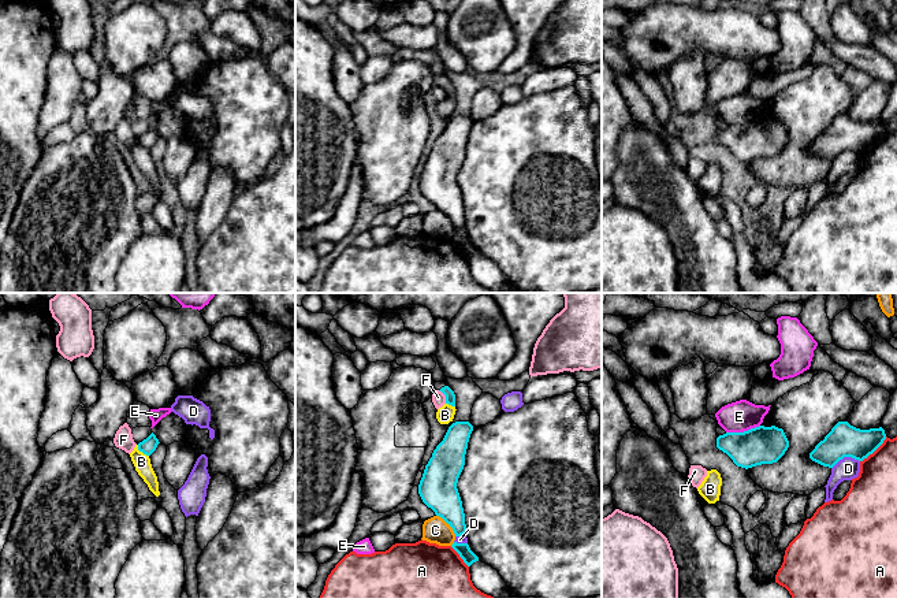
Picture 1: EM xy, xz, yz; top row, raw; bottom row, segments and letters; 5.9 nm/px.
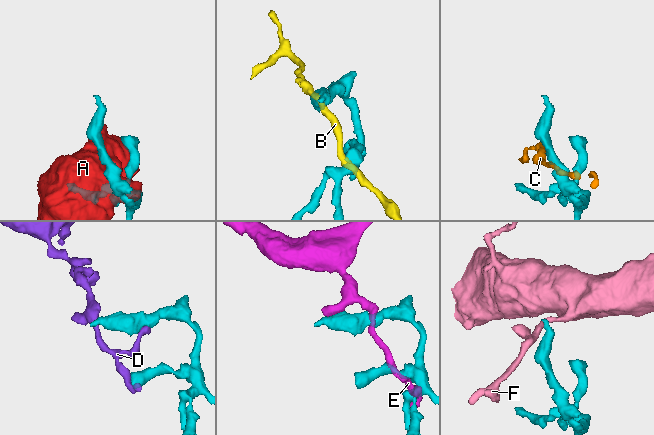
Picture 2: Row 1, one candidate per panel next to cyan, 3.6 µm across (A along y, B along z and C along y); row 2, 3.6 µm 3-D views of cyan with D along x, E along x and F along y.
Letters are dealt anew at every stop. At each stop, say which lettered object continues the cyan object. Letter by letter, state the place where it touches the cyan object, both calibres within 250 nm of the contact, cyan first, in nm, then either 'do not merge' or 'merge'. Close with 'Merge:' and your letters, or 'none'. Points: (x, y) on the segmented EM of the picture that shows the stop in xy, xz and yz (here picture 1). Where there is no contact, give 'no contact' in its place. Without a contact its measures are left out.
A: contact yz (874, 450); calibres 190 and 280 nm; do not merge
B: contact xy (141, 450); calibres 90 and 100 nm; do not merge
C: contact xz (447, 523); calibres 220 and 160 nm; do not merge
D: contact yz (845, 456); calibres 190 and 140 nm; do not merge
E: contact yz (744, 431); calibres 220 and 180 nm; do not merge
F: contact xz (445, 394); calibres 60 and 80 nm; do not merge
Merge: none

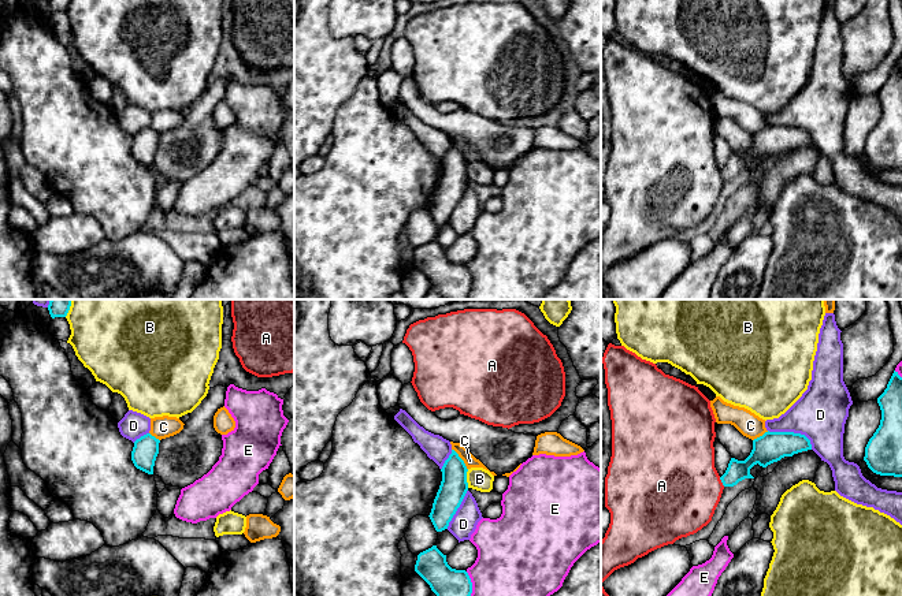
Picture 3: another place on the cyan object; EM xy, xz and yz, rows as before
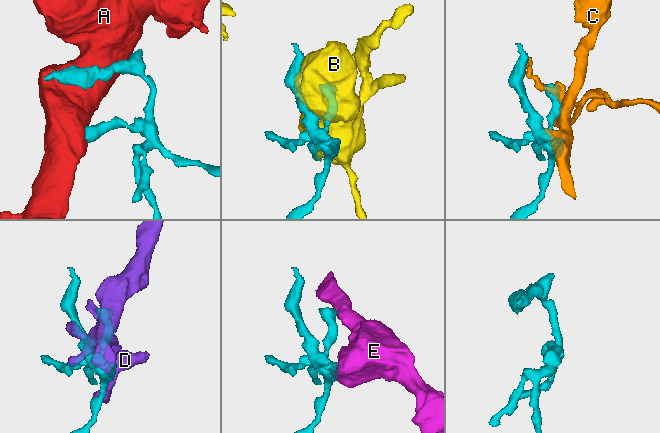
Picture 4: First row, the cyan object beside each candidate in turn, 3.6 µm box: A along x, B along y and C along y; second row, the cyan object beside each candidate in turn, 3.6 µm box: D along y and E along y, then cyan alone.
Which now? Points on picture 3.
A: contact yz (722, 481); calibres 120 and 480 nm; do not merge
B: contact xz (466, 479); calibres 160 and 140 nm; do not merge
C: contact xz (461, 459); calibres 160 and 70 nm; do not merge
D: contact yz (793, 432); calibres 180 and 300 nm; do not merge
E: contact xz (471, 584); calibres 180 and 380 nm; do not merge
Merge: none

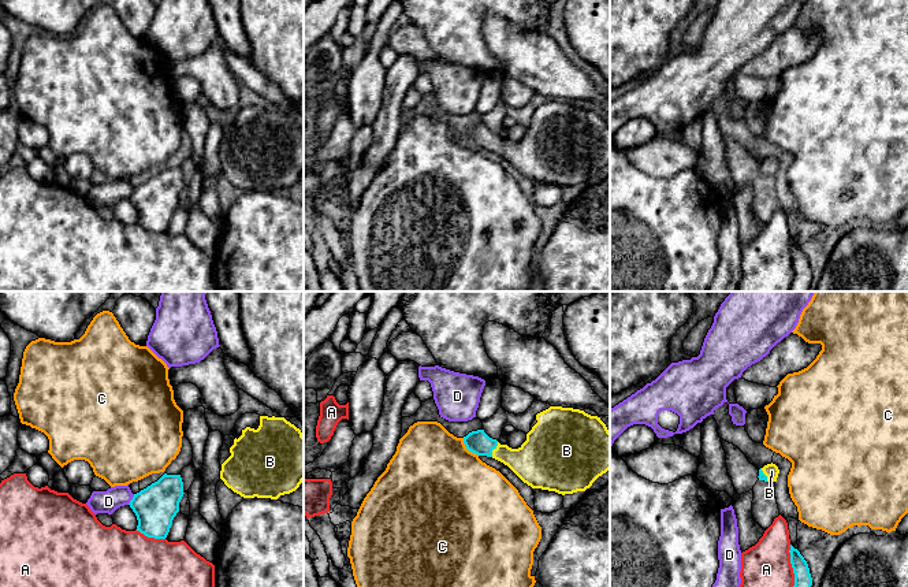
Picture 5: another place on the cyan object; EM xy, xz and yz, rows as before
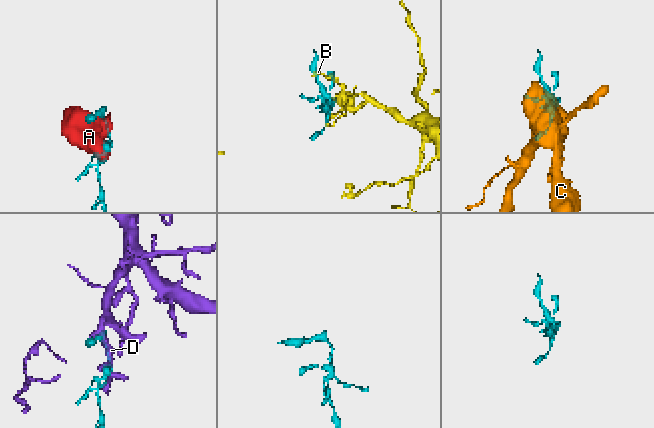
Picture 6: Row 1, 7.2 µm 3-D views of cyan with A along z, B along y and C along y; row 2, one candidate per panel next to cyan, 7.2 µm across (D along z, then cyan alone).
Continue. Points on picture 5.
A: contact yz (792, 565); calibres 100 and 280 nm; do not merge
B: contact xz (494, 448); calibres 140 and 240 nm; merge
C: contact xz (468, 449); calibres 140 and 500 nm; do not merge
D: contact xy (131, 500); calibres 260 and 130 nm; do not merge
Merge: B

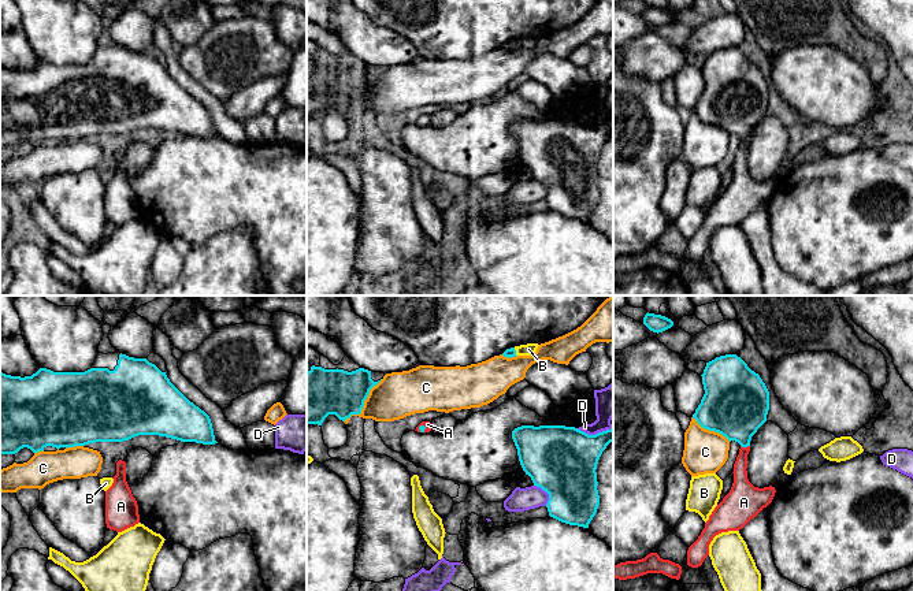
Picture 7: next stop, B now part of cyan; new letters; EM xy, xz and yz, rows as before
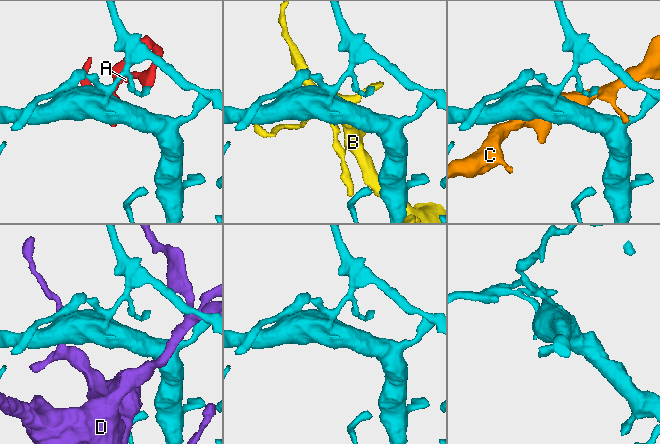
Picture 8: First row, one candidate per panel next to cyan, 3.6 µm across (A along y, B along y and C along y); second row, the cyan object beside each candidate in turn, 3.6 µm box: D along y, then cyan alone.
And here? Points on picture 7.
A: contact yz (745, 446); calibres 380 and 120 nm; merge
B: contact xz (515, 352); calibres 50 and 70 nm; do not merge
C: contact xz (363, 404); calibres 280 and 280 nm; do not merge
D: contact xz (546, 491); calibres 400 and 140 nm; do not merge
Merge: A

